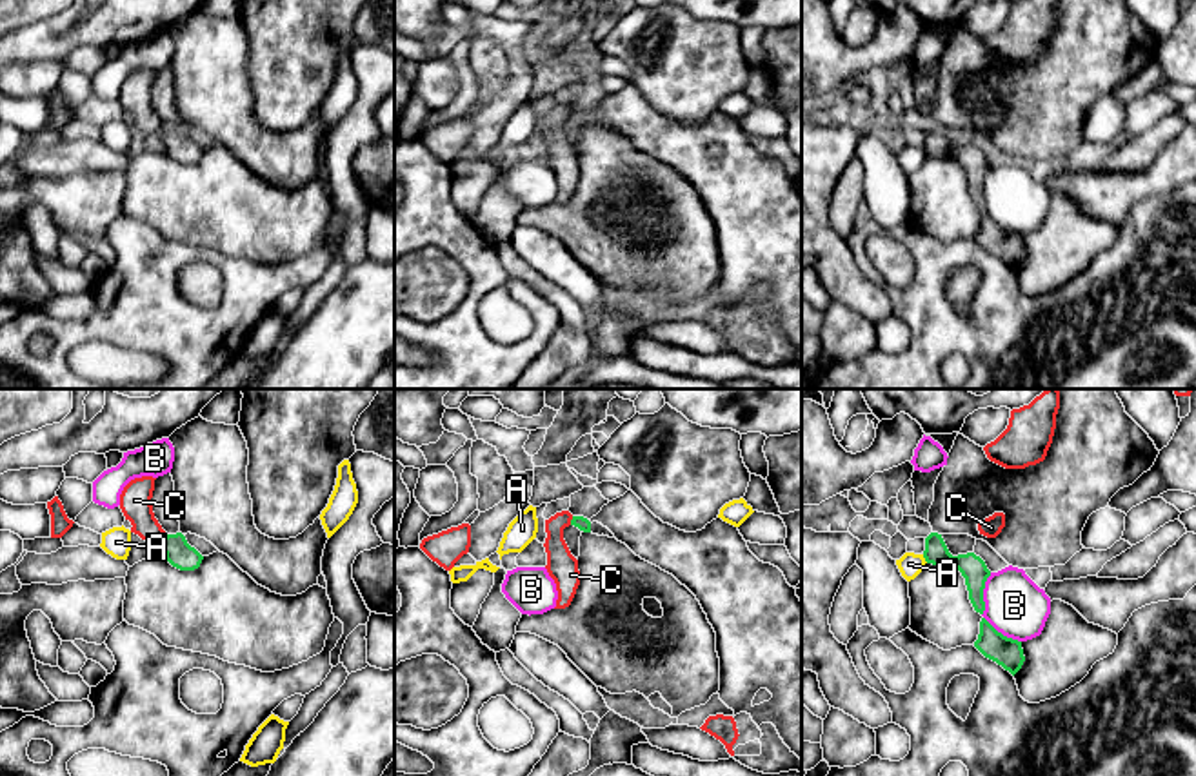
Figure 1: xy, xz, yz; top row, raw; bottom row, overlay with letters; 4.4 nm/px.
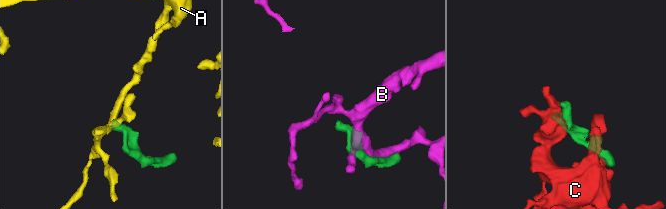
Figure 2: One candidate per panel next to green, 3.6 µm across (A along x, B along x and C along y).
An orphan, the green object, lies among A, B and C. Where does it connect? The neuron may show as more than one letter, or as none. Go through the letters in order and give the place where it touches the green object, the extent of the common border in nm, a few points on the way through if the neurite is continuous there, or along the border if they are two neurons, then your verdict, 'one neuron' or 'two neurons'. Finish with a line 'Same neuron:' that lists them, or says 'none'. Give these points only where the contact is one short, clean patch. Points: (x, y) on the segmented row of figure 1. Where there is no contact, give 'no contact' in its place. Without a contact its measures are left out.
A: yz (924, 557) | 50 nm | along yz (922, 555), (927, 562) | two neurons
B: yz (982, 613) | 340 nm | two neurons
C: xz (571, 520) | 40 nm | across xz (580, 522), (571, 520), (557, 529), (562, 566) | one neuron
Same neuron: C

